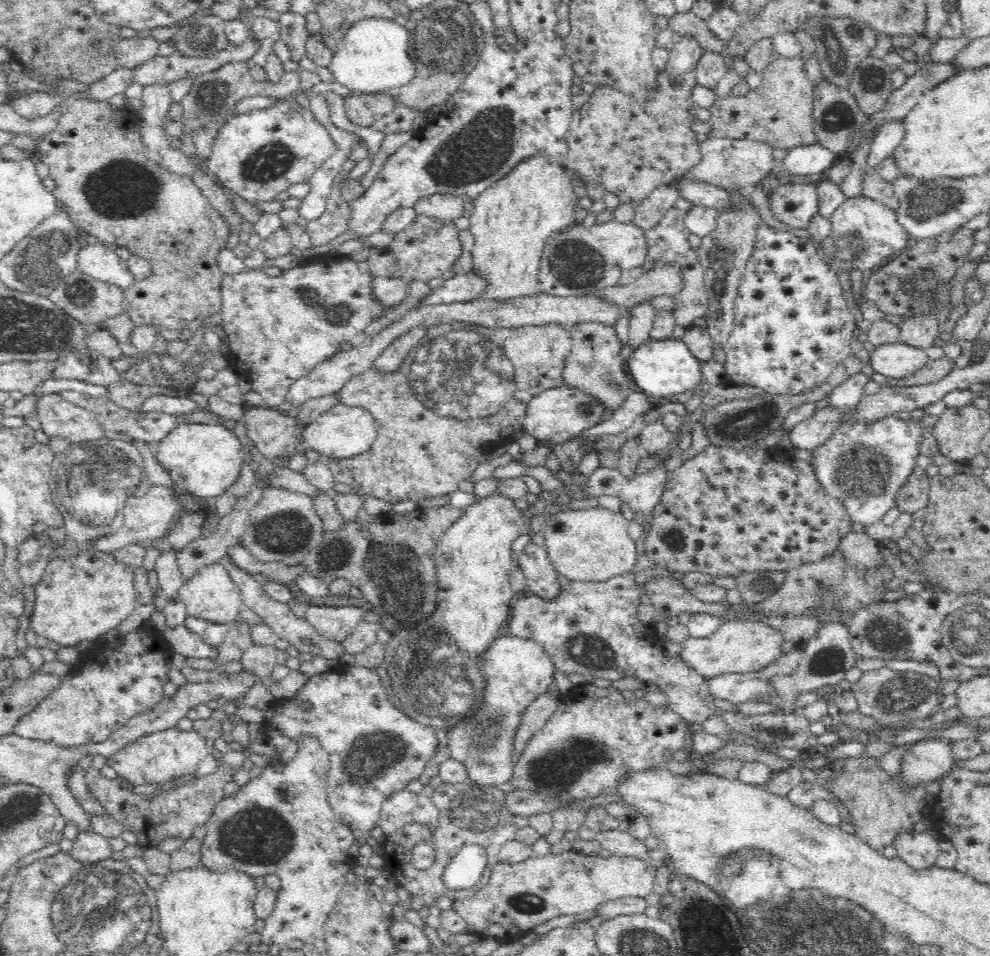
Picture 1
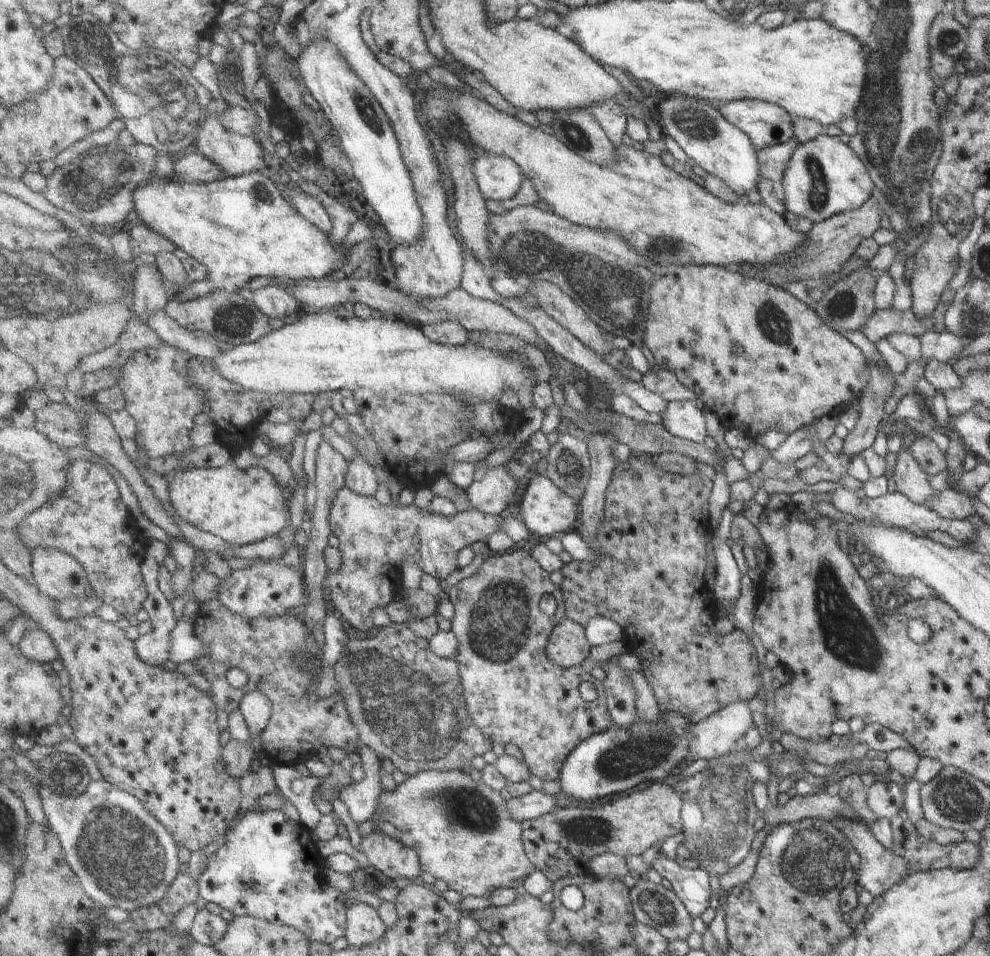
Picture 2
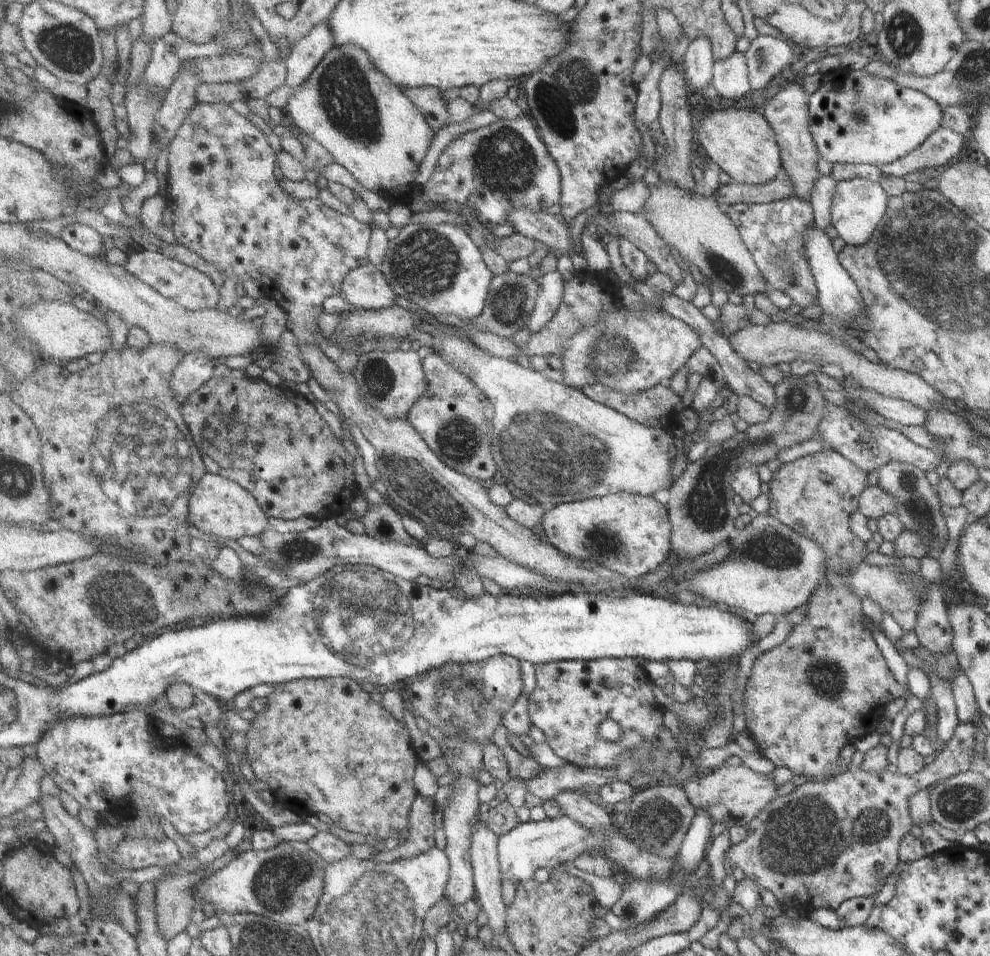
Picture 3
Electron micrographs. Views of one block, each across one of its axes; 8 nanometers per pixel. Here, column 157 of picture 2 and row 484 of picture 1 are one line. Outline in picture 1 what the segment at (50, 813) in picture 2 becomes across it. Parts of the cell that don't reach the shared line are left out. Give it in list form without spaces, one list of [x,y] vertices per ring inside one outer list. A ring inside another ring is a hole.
[[[863,373],[854,374],[829,395],[828,407],[841,414],[830,434],[810,449],[811,470],[819,488],[833,498],[846,512],[847,518],[866,528],[882,523],[886,512],[896,506],[896,498],[904,482],[918,464],[924,434],[933,432],[920,417],[899,418],[897,413],[888,413],[872,422],[858,419],[856,408],[866,398],[864,387],[869,378]]]

